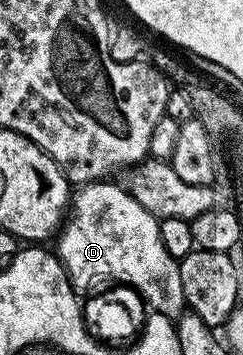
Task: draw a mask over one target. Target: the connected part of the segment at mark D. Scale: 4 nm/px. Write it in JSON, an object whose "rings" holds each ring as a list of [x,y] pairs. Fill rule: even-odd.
{"rings":[[[114,181],[81,184],[73,192],[68,218],[56,235],[56,254],[75,292],[89,292],[89,287],[97,279],[114,279],[110,281],[123,287],[133,287],[142,296],[147,308],[167,315],[169,319],[177,320],[186,307],[184,285],[180,285],[178,260],[170,256],[168,249],[164,249],[164,241],[160,241],[158,225],[159,220],[155,219],[152,213],[148,213],[148,210],[130,195],[125,186],[117,187]]]}

